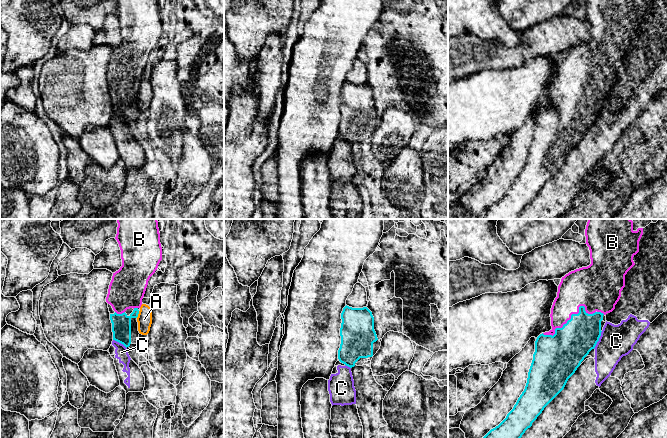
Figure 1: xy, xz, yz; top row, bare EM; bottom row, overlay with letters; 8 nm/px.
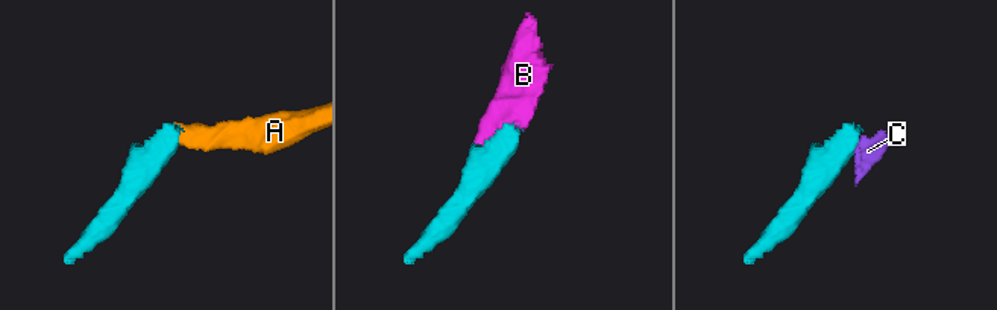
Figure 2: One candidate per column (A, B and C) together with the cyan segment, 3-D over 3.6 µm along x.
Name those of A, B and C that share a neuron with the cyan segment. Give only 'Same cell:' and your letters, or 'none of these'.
Same cell: B

